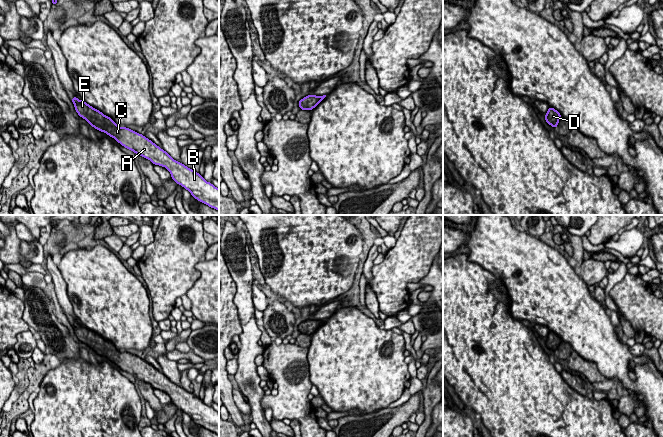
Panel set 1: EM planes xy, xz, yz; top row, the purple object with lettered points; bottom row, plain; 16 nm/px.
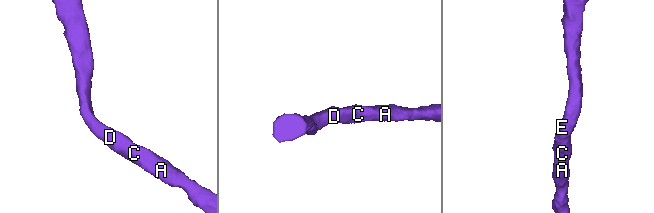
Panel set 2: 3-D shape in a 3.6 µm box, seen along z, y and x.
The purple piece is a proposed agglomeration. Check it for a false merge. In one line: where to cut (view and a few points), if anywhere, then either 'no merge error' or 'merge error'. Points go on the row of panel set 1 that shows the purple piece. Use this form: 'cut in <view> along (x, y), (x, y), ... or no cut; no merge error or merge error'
no cut; no merge error

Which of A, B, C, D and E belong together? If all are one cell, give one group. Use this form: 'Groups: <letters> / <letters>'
Groups: A B C D E

